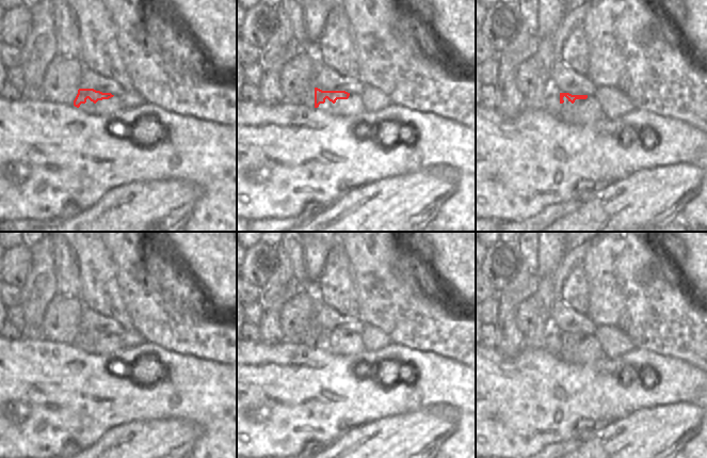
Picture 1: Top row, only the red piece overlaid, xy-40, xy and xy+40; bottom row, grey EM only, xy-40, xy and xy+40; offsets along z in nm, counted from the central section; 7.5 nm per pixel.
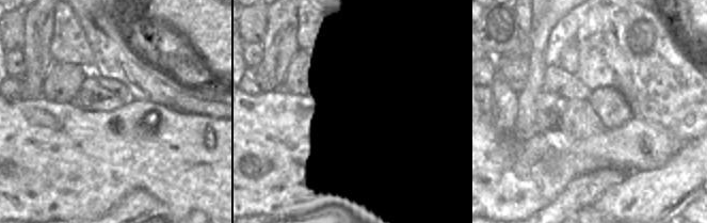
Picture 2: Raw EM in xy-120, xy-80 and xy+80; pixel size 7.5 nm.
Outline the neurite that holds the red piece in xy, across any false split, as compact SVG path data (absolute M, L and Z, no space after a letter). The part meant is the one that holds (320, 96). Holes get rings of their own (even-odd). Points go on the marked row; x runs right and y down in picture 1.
M315 88L315 108L318 108L320 104L324 104L327 98L333 104L337 99L348 99L350 93L346 91L322 91L318 88Z

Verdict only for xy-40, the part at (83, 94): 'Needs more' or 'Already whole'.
Already whole

